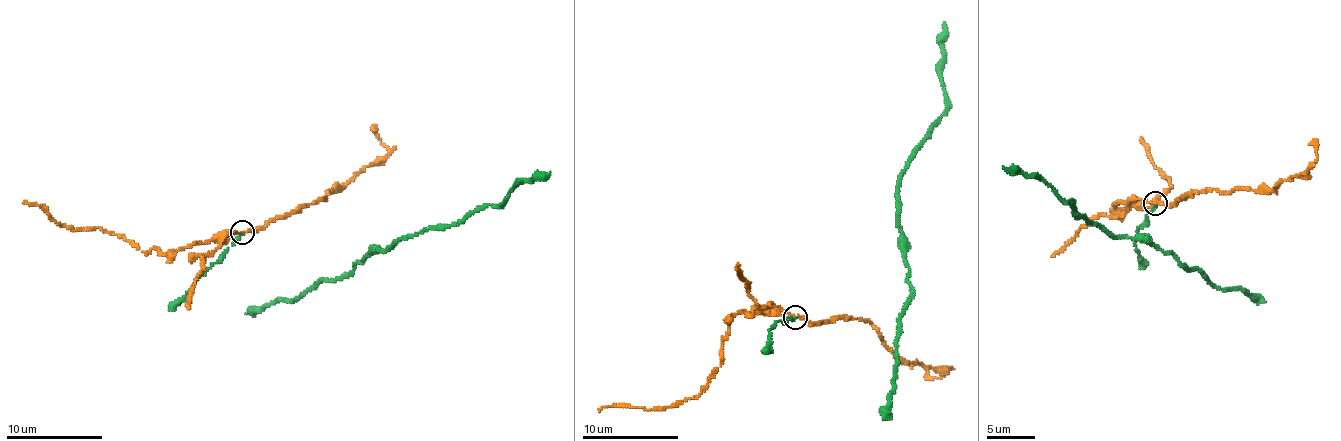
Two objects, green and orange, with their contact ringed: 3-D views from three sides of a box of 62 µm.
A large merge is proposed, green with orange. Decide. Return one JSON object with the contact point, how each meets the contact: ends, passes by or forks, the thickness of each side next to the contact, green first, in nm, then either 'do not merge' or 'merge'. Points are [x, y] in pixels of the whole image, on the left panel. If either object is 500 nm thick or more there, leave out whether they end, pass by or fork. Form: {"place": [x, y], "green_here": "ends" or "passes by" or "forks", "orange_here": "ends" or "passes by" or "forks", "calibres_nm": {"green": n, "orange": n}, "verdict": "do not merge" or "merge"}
{"place": [242, 232], "green_here": "ends", "orange_here": "passes by", "calibres_nm": {"green": 160, "orange": 170}, "verdict": "do not merge"}

